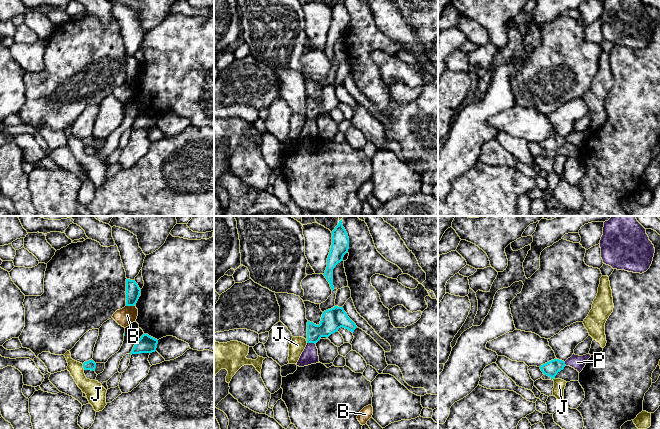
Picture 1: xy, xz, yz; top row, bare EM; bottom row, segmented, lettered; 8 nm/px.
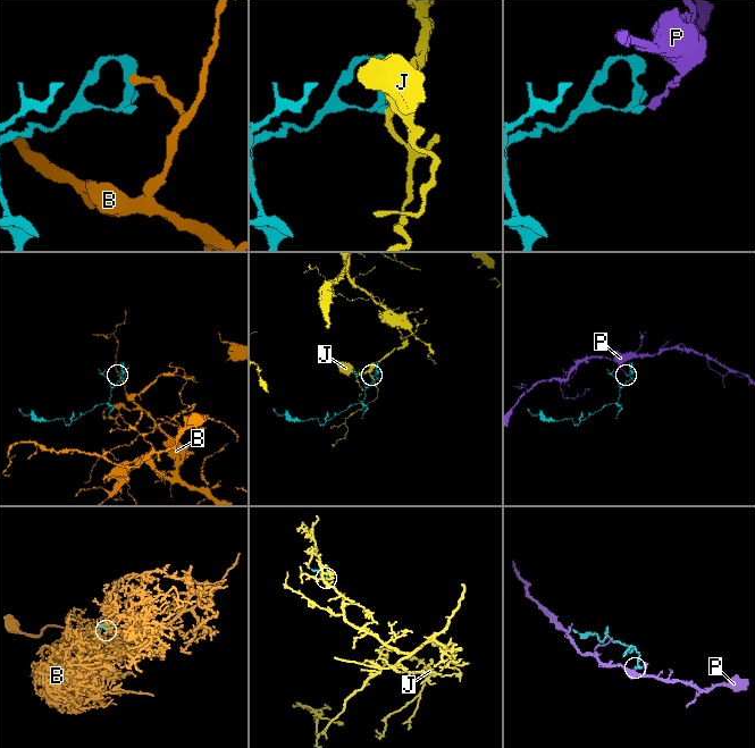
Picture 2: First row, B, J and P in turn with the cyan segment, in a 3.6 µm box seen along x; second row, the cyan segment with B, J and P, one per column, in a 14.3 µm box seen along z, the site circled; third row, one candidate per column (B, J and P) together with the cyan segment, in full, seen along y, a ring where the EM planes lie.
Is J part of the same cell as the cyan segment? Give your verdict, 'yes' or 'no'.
no

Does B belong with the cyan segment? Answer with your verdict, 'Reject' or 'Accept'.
Reject

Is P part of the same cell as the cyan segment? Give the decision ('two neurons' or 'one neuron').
two neurons

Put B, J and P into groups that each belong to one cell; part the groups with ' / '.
B / J / P

